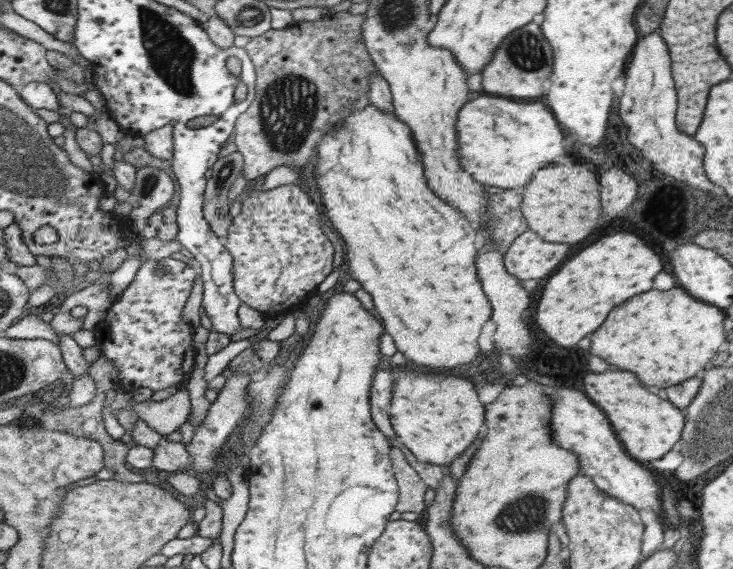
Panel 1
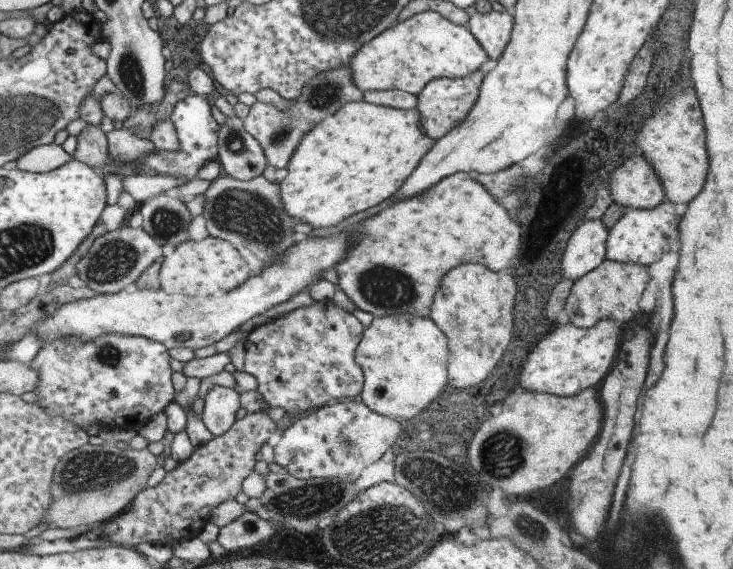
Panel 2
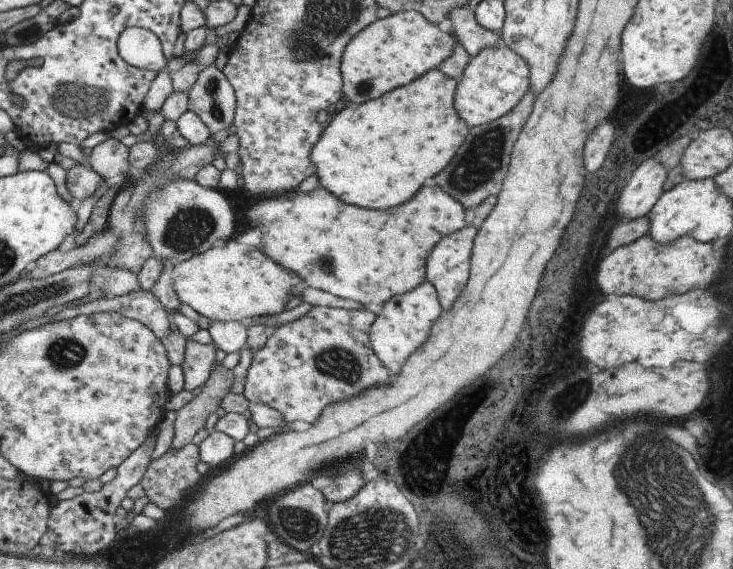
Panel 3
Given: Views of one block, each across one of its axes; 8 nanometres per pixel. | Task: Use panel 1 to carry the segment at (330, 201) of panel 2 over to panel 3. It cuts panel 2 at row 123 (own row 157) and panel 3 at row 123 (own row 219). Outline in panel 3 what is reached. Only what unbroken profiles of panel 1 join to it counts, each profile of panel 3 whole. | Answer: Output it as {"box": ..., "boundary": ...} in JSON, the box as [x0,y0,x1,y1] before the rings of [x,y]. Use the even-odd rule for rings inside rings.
{"box":[311,70,469,210],"boundary":[[[429,70],[407,86],[395,88],[377,100],[349,106],[339,112],[325,124],[323,138],[311,152],[311,160],[317,166],[315,176],[321,180],[321,186],[331,190],[331,194],[339,194],[339,198],[343,198],[347,204],[373,210],[407,202],[421,188],[425,178],[435,178],[435,174],[441,172],[447,162],[451,162],[469,132],[469,126],[453,110],[455,90],[457,80],[443,76],[439,70]]]}

